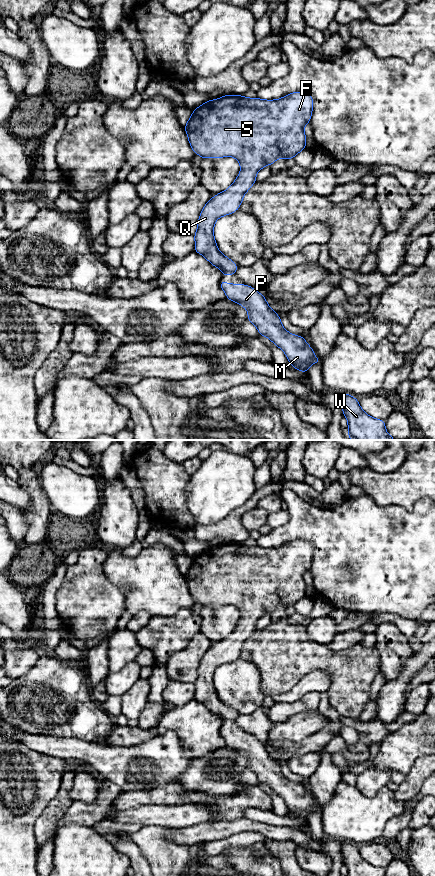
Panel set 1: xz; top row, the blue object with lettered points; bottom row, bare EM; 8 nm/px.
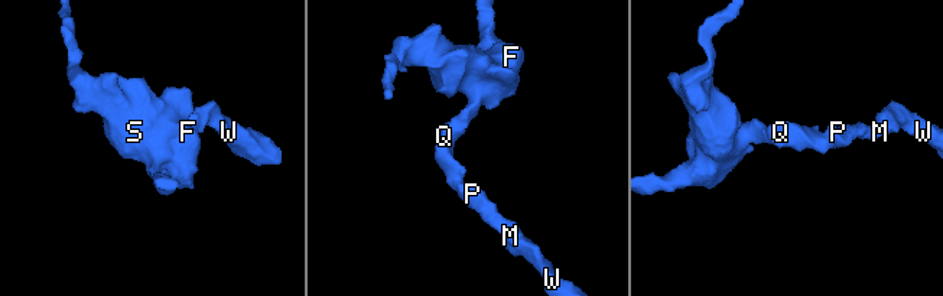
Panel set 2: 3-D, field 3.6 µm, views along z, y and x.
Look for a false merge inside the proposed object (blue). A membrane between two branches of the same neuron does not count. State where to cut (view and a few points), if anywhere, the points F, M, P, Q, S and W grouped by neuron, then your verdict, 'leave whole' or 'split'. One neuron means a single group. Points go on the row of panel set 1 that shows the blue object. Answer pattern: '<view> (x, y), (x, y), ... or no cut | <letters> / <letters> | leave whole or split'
no cut | F M P Q S W | leave whole

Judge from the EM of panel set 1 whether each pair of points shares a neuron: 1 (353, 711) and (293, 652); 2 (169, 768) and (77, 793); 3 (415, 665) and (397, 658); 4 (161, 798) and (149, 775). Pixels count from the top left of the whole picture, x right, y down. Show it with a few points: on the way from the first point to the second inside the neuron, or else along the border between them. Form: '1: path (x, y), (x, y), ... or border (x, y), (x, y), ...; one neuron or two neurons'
1: path (349, 691), (349, 685), (321, 657), (313, 656); one neuron
2: border (81, 765), (91, 769), (100, 777); two neurons
3: border (415, 651), (408, 658), (401, 673), (392, 680); two neurons
4: border (161, 786), (155, 789), (133, 791); two neurons

